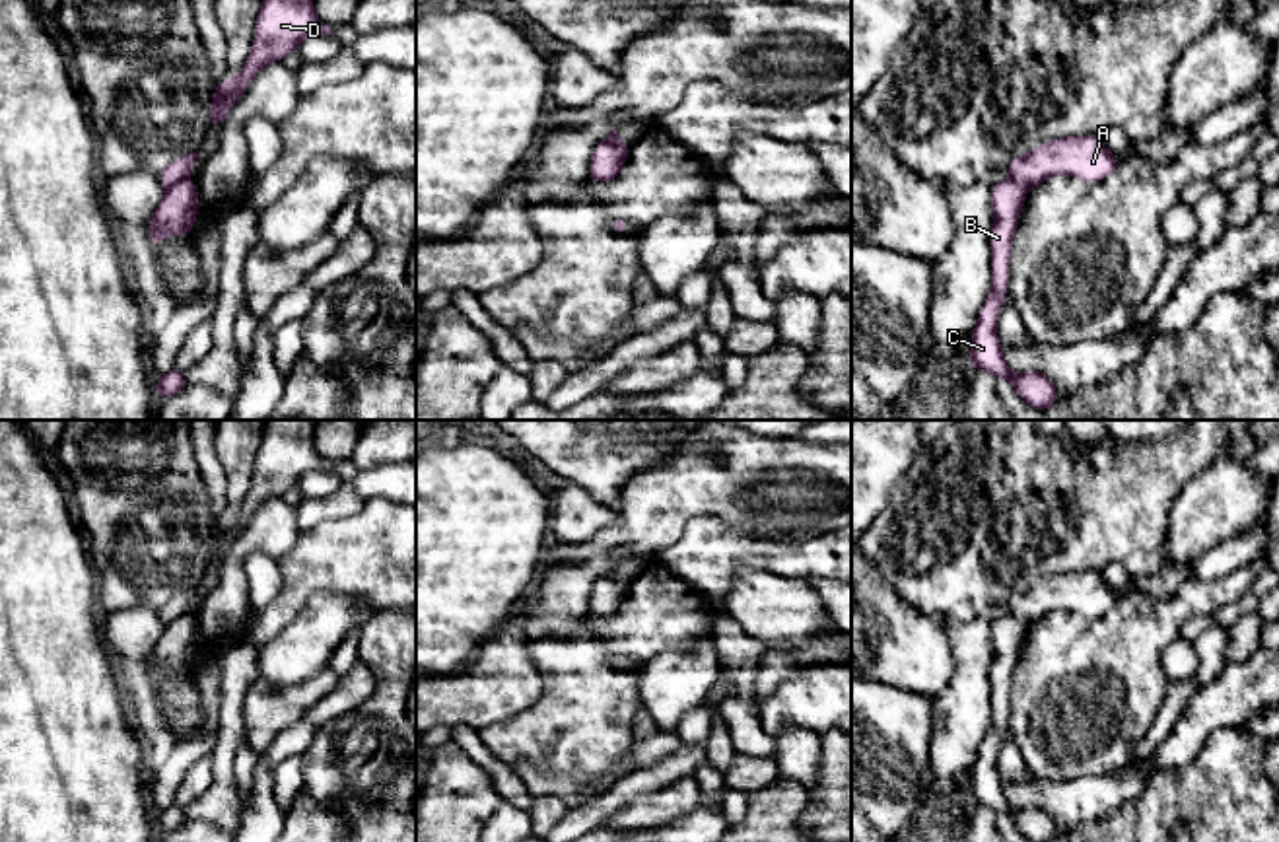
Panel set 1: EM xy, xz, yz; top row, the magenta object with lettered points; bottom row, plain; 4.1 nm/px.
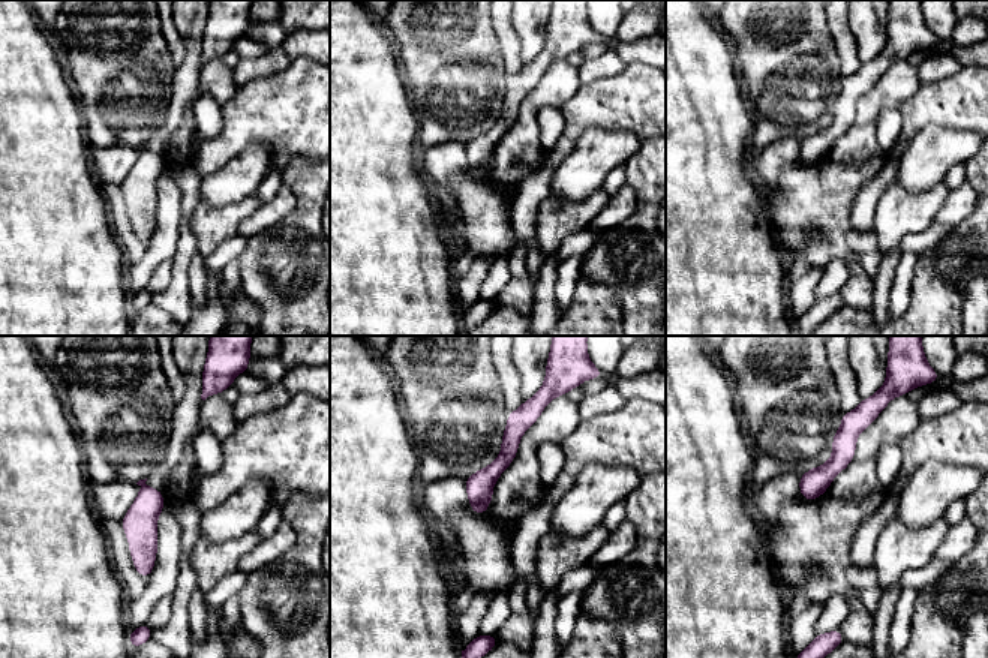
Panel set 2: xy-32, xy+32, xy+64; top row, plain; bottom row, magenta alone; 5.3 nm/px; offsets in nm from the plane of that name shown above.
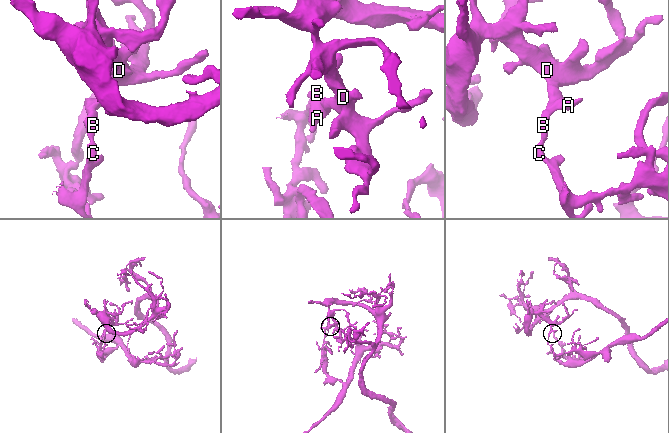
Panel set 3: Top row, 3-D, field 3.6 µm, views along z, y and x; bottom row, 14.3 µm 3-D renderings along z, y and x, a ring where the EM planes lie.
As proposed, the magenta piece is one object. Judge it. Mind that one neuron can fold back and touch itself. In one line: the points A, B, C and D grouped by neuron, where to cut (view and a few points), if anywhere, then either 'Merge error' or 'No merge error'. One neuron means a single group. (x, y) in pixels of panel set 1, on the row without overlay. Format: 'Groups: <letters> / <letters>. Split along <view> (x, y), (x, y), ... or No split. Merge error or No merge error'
Groups: A D / B C. Split along xy (187, 613), (166, 627). Merge error

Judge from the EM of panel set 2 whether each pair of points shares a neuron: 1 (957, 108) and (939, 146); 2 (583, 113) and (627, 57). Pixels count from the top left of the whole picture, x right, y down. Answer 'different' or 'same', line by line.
1: different
2: different

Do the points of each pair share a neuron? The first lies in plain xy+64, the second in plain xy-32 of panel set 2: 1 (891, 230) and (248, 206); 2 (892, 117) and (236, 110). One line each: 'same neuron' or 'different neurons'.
1: same neuron
2: different neurons

